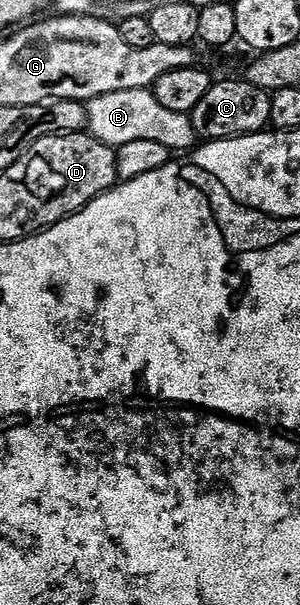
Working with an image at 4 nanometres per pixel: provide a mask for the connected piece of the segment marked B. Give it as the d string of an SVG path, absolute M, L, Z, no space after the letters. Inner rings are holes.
M124 89L120 93L104 93L89 100L86 103L86 126L94 138L115 149L128 145L128 141L160 141L160 145L164 145L172 153L186 153L199 142L190 116L166 109L150 89Z

